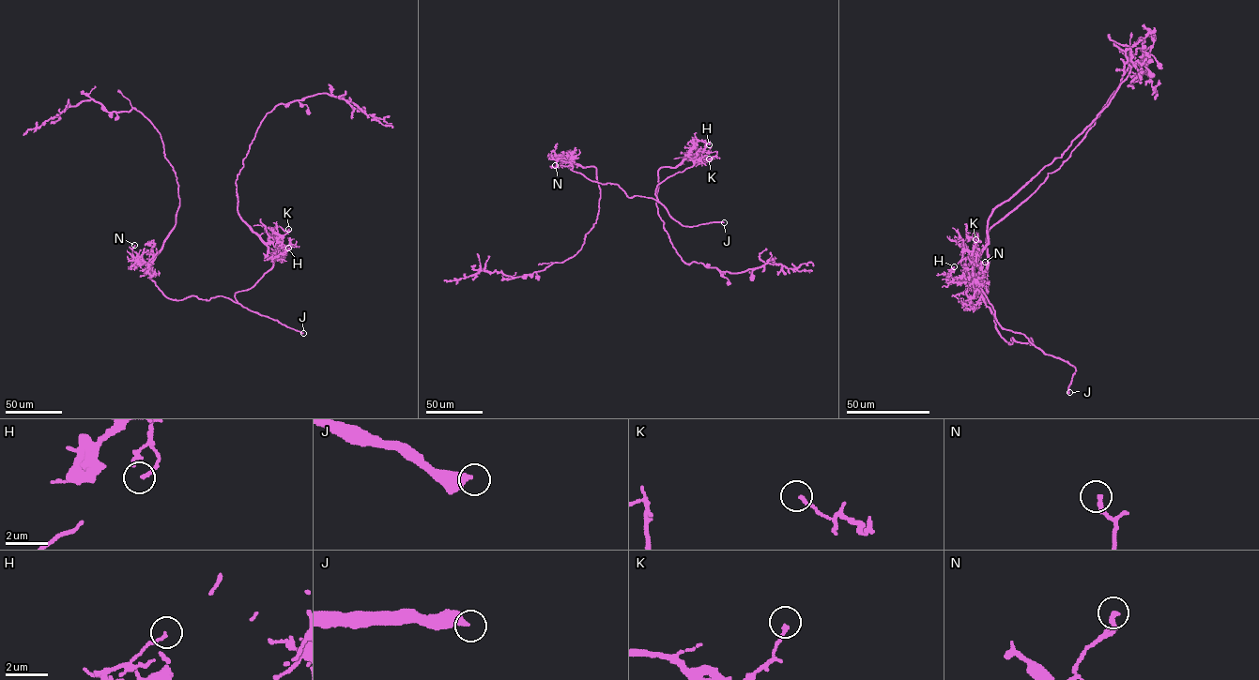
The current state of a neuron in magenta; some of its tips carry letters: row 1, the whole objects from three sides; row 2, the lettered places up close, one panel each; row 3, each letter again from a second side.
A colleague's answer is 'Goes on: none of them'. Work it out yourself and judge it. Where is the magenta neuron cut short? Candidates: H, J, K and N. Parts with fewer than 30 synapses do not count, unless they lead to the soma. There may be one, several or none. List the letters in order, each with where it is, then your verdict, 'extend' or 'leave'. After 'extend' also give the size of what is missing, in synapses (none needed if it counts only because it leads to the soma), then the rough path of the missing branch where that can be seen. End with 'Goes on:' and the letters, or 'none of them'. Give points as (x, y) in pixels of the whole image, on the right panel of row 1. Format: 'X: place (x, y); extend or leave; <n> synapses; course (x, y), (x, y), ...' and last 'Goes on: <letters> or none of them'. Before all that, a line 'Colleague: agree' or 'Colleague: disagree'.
Colleague: agree
H: place (954, 266); leave
J: place (1069, 392); leave
K: place (975, 239); leave
N: place (985, 262); leave
Goes on: none of them

